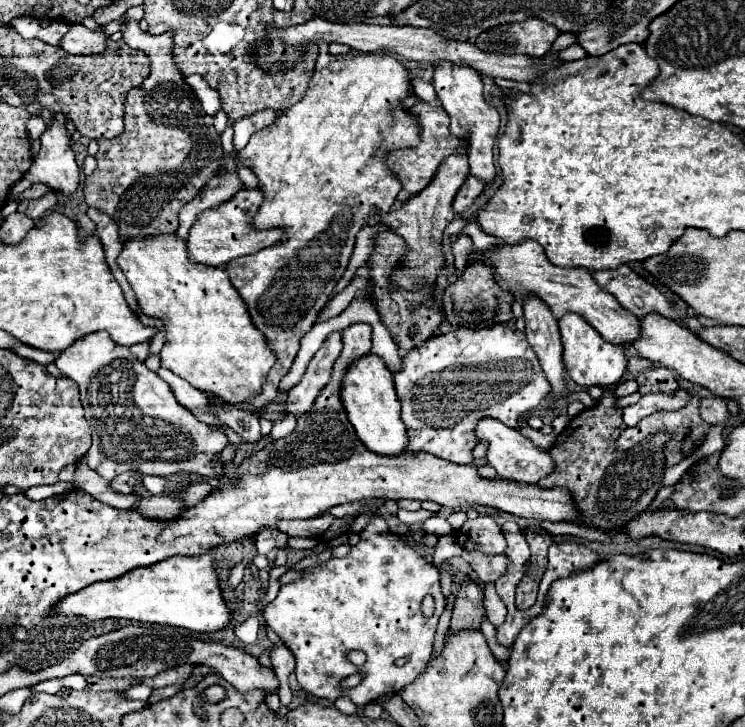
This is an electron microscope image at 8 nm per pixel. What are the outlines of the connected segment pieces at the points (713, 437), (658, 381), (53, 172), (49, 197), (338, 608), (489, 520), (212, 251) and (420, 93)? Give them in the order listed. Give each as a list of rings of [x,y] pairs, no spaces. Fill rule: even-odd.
[[[718,424],[718,426],[712,426],[712,432],[710,432],[710,436],[708,436],[710,444],[708,444],[708,448],[704,448],[704,456],[714,454],[714,452],[718,452],[718,450],[722,450],[722,448],[724,448],[722,430],[724,430],[724,424],[722,424],[722,426],[720,426],[720,424]]]
[[[654,366],[642,374],[638,374],[636,382],[640,384],[642,394],[650,392],[662,392],[662,394],[674,394],[680,390],[680,382],[676,380],[674,372],[664,368],[664,366]]]
[[[54,114],[52,122],[40,136],[42,148],[34,156],[32,168],[24,178],[34,182],[44,182],[52,190],[72,194],[80,182],[80,170],[74,160],[74,150],[70,146],[70,134],[66,130],[68,118],[64,114]]]
[[[46,194],[38,200],[22,200],[18,204],[18,212],[20,214],[28,214],[32,220],[40,220],[48,210],[52,210],[56,206],[56,194]]]
[[[376,516],[360,532],[360,542],[344,558],[330,558],[326,564],[316,564],[314,568],[304,570],[302,580],[280,586],[280,592],[274,602],[264,608],[264,618],[270,630],[274,630],[284,644],[292,650],[296,658],[296,678],[298,684],[318,696],[334,702],[340,696],[348,696],[358,708],[378,700],[384,694],[396,694],[406,684],[410,684],[430,662],[434,632],[438,618],[444,612],[446,598],[440,586],[440,570],[426,562],[416,550],[412,550],[404,540],[388,530],[388,524]],[[430,594],[436,600],[436,612],[432,618],[426,618],[420,612],[422,598]],[[348,650],[366,652],[366,664],[356,668],[346,660]],[[350,674],[362,674],[360,686],[352,690],[340,690],[338,682]]]
[[[480,514],[478,518],[468,518],[460,530],[454,532],[454,542],[464,550],[502,554],[506,550],[506,540],[500,526],[490,514]]]
[[[242,188],[228,202],[220,204],[214,210],[208,210],[208,212],[200,214],[196,224],[190,228],[190,236],[186,240],[190,260],[192,262],[202,262],[206,266],[224,266],[234,258],[254,254],[262,248],[268,248],[268,246],[274,246],[276,242],[280,242],[280,238],[284,236],[284,228],[258,230],[252,224],[254,214],[260,210],[260,204],[264,202],[262,196],[264,196],[264,192],[260,192],[260,188],[256,188],[256,190]]]
[[[414,78],[414,80],[412,80],[412,86],[414,86],[414,94],[416,94],[420,100],[424,100],[424,102],[428,102],[428,104],[440,106],[440,100],[438,100],[438,96],[436,96],[436,92],[434,92],[434,86],[432,86],[430,82],[424,82],[424,80],[420,80],[420,78]]]

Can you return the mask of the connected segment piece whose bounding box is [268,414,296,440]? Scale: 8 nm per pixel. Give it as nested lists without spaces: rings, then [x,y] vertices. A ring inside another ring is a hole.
[[[288,414],[284,420],[274,422],[274,428],[272,428],[272,432],[268,434],[268,438],[270,438],[270,440],[276,440],[276,438],[282,438],[282,436],[290,436],[294,430],[296,430],[296,420]]]

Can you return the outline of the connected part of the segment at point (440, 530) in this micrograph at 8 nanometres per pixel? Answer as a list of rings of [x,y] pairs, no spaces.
[[[434,516],[422,522],[422,530],[428,534],[436,534],[436,536],[448,536],[452,534],[452,526],[442,518],[442,516]]]

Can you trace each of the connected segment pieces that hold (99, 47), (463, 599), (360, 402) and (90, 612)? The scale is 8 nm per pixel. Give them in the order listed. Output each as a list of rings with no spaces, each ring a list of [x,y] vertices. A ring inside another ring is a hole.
[[[72,24],[60,46],[70,54],[96,54],[104,52],[104,48],[108,46],[108,34],[102,26],[88,30],[82,24]]]
[[[464,582],[460,586],[460,592],[456,596],[456,604],[452,610],[452,624],[450,624],[450,636],[458,634],[460,630],[478,630],[484,616],[486,608],[482,604],[484,594],[482,588],[476,582]]]
[[[368,354],[350,366],[342,382],[342,402],[348,412],[348,420],[368,450],[382,456],[400,456],[408,452],[408,432],[400,418],[400,400],[396,396],[392,372],[380,356]]]
[[[214,552],[202,556],[172,556],[170,560],[162,560],[148,568],[134,568],[116,580],[90,584],[60,600],[54,612],[78,614],[88,620],[126,618],[146,624],[178,626],[192,632],[218,632],[232,622],[232,610],[220,586]]]

